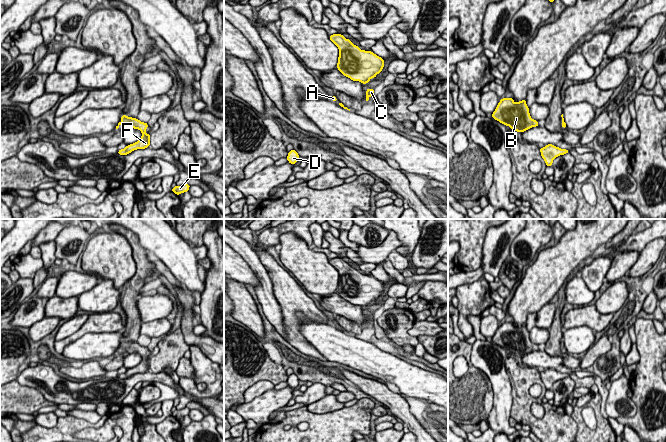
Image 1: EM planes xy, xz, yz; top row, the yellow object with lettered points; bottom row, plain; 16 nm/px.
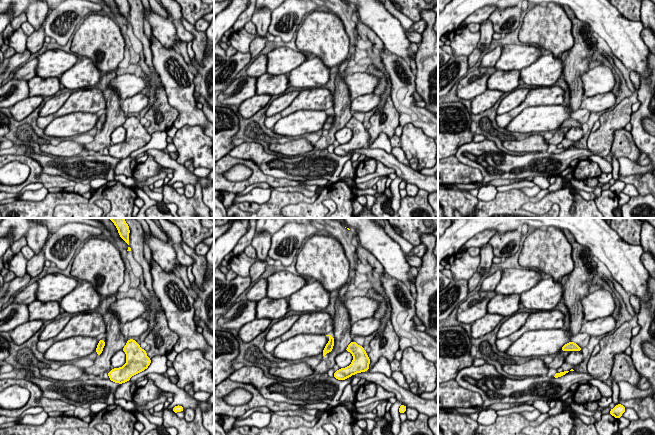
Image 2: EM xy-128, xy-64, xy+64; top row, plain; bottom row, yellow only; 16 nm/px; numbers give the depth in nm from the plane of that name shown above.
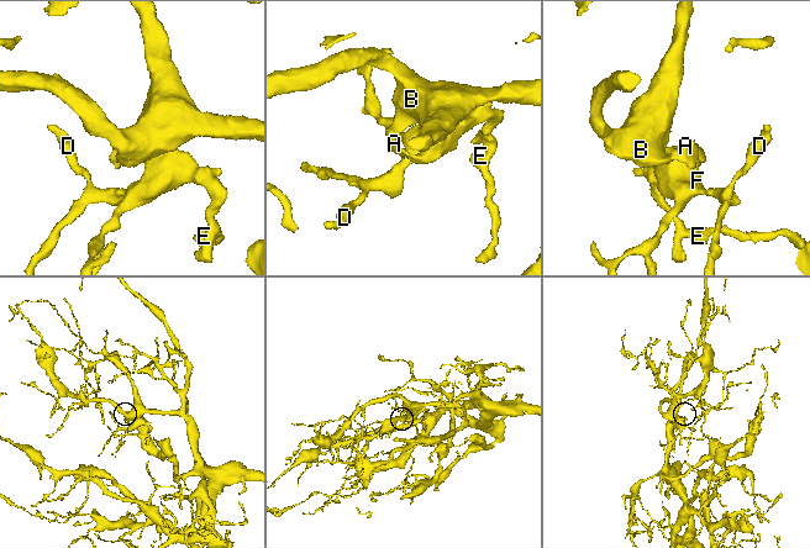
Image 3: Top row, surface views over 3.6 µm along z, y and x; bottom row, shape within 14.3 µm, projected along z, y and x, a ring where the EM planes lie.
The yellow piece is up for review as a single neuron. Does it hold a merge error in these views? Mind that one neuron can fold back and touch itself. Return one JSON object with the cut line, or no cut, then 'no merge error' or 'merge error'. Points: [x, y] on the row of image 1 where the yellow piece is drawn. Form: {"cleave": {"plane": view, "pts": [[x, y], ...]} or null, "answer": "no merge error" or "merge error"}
{"cleave": null, "answer": "no merge error"}

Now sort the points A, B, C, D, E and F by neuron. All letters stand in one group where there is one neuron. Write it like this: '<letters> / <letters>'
A B C D E F

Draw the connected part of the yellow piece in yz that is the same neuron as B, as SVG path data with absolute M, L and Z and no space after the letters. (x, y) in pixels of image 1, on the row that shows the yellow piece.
M502 98L492 113L492 118L517 132L539 126L538 121L530 116L526 99L515 103L513 98Z

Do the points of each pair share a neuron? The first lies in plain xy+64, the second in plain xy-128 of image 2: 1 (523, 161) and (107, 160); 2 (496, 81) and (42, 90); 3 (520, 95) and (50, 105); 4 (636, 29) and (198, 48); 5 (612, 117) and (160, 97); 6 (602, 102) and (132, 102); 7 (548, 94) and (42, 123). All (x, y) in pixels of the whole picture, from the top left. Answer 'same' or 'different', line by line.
1: same
2: same
3: same
4: different
5: same
6: same
7: same

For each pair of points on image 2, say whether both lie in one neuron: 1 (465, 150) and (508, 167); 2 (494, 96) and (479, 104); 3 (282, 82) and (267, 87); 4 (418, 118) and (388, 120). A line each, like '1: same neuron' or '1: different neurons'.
1: same neuron
2: same neuron
3: same neuron
4: different neurons

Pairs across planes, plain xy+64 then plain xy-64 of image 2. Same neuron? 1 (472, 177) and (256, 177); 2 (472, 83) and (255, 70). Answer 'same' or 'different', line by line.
1: same
2: different

